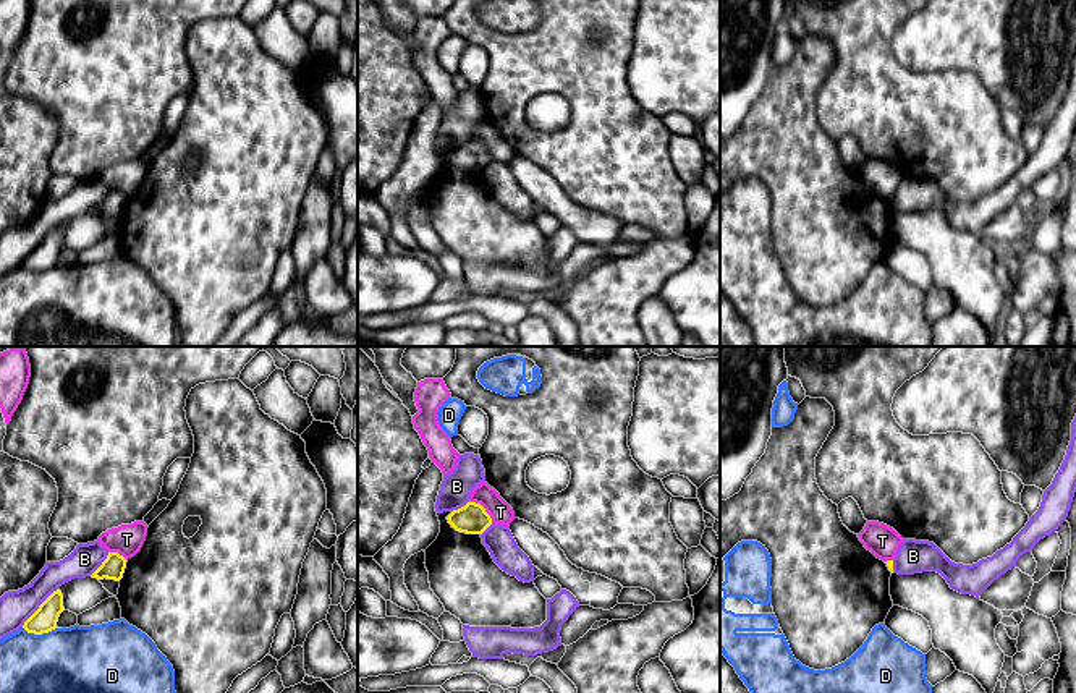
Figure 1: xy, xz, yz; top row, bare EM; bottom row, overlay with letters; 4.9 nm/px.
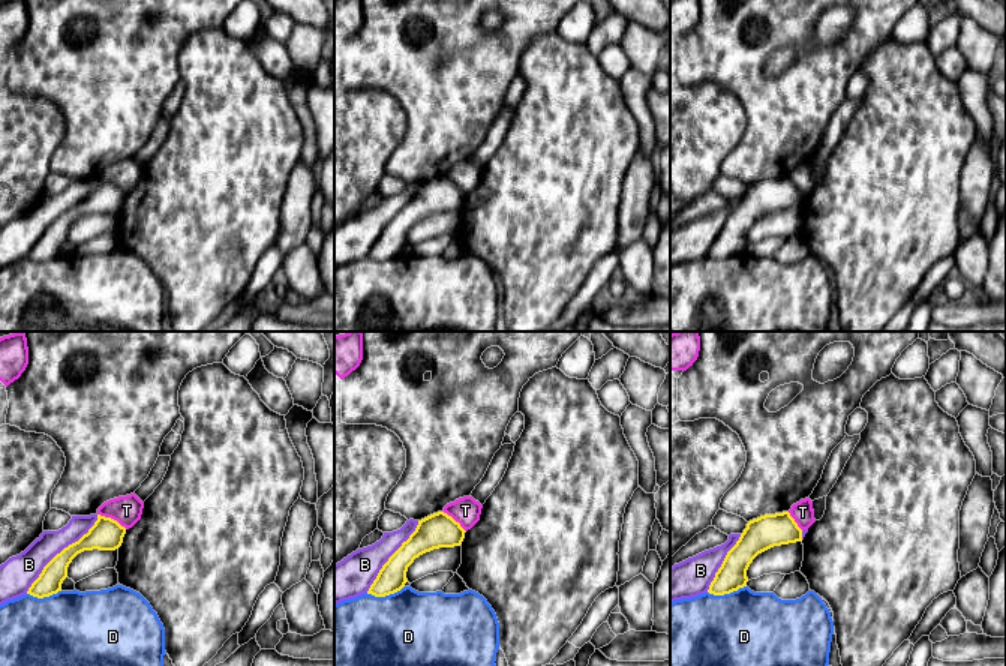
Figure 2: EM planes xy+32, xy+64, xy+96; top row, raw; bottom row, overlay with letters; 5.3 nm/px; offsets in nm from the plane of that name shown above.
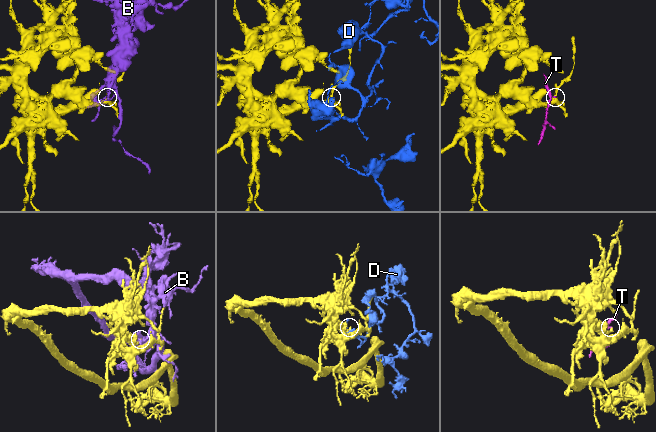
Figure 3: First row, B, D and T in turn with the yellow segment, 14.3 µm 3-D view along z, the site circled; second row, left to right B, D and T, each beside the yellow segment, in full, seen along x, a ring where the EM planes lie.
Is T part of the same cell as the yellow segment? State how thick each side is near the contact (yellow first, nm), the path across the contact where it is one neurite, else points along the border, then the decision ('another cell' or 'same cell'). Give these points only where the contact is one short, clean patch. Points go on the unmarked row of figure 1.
calibres 150 and 110 nm; border xz (470, 138), (478, 140), (492, 161); another cell

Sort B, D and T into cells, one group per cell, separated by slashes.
B / D / T

